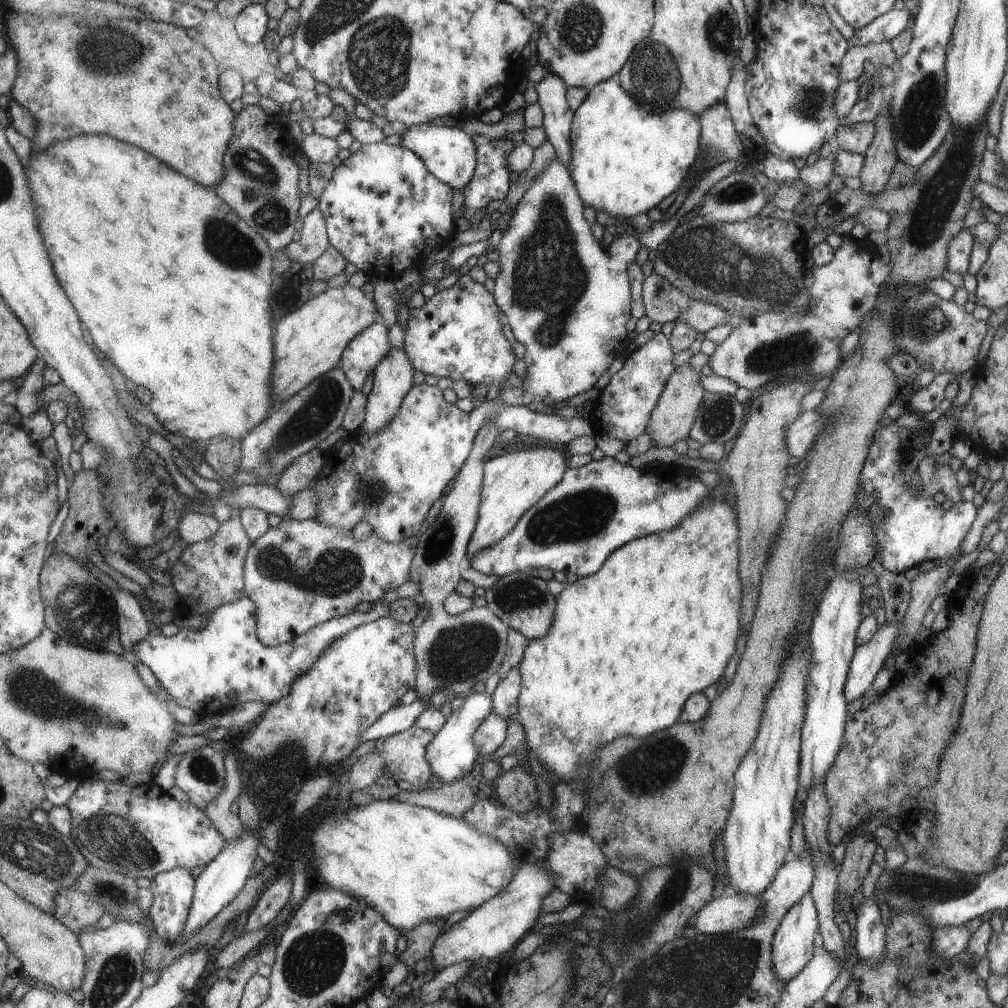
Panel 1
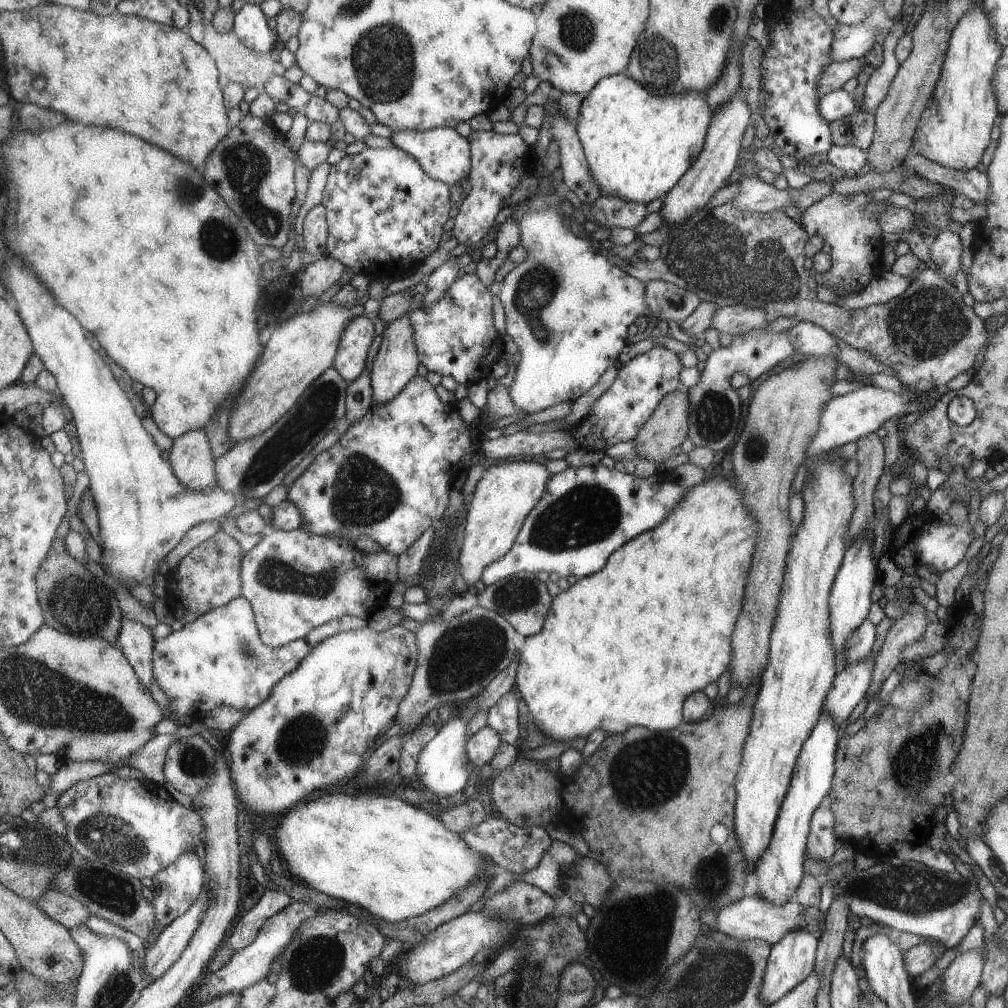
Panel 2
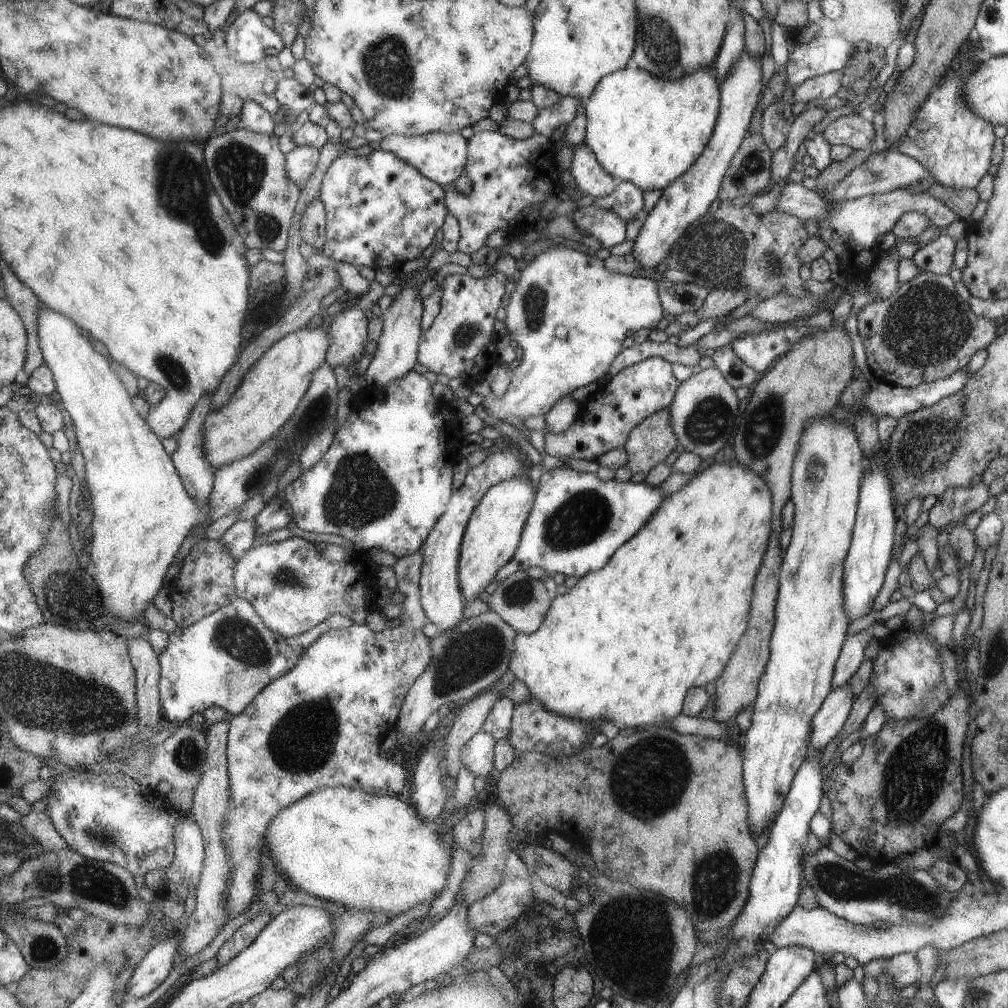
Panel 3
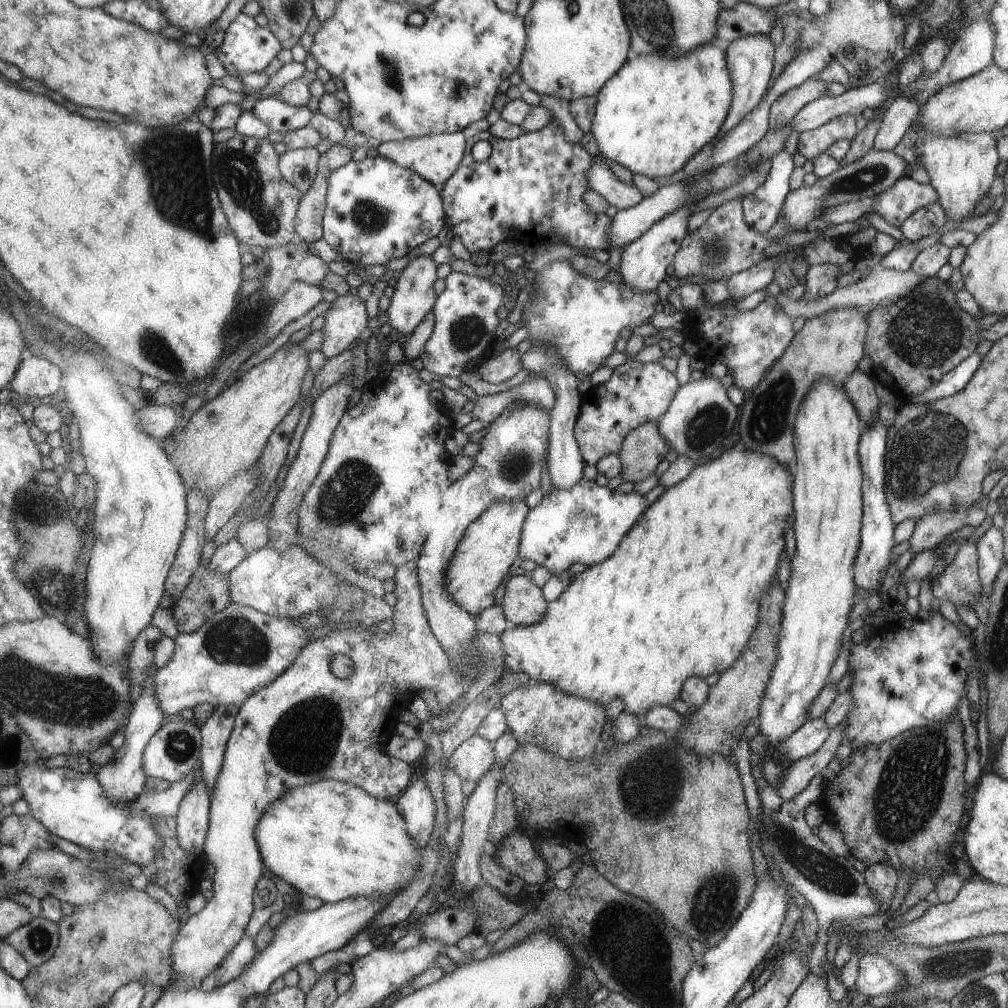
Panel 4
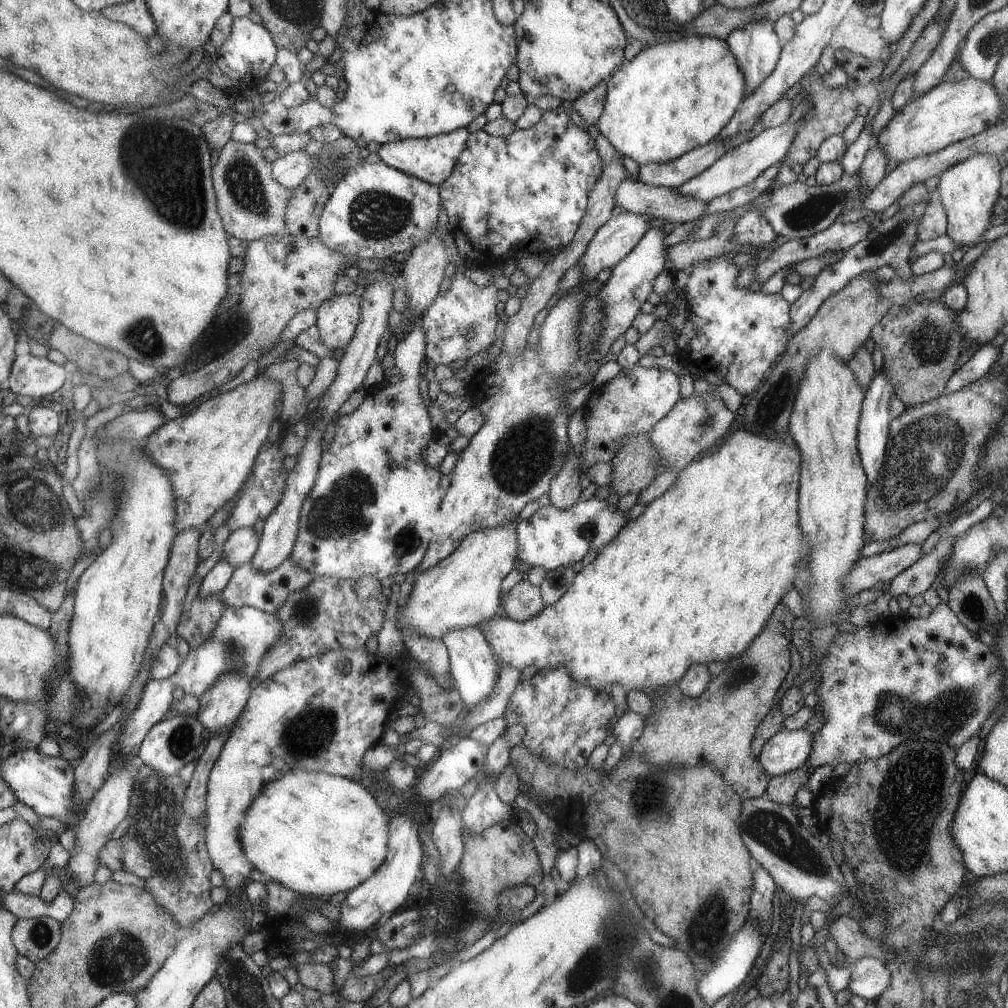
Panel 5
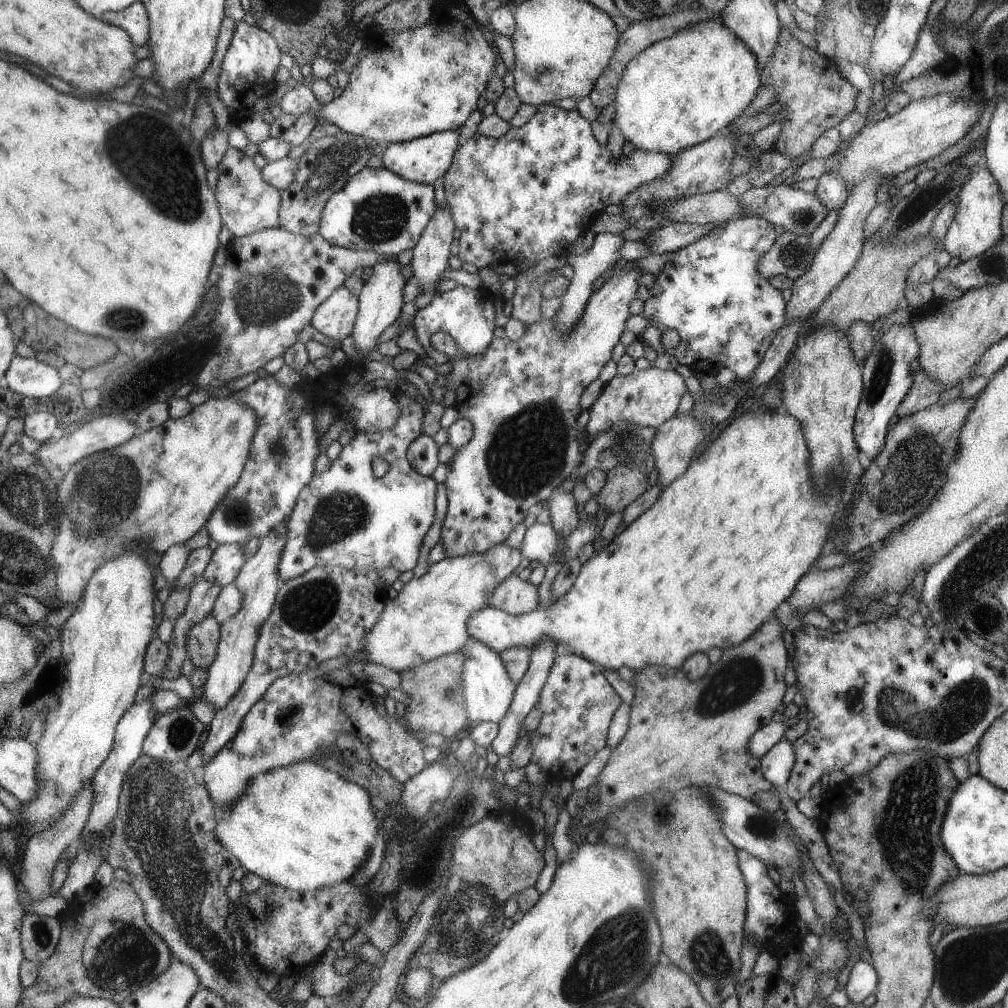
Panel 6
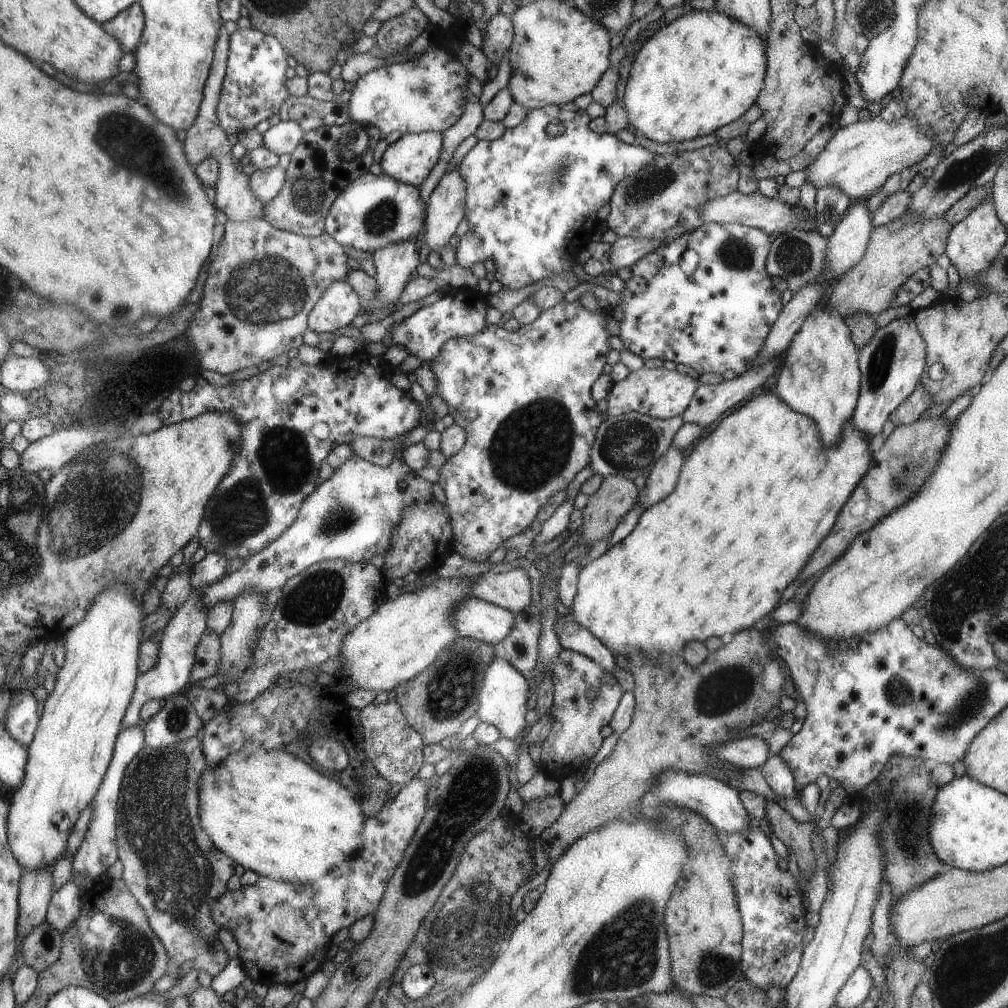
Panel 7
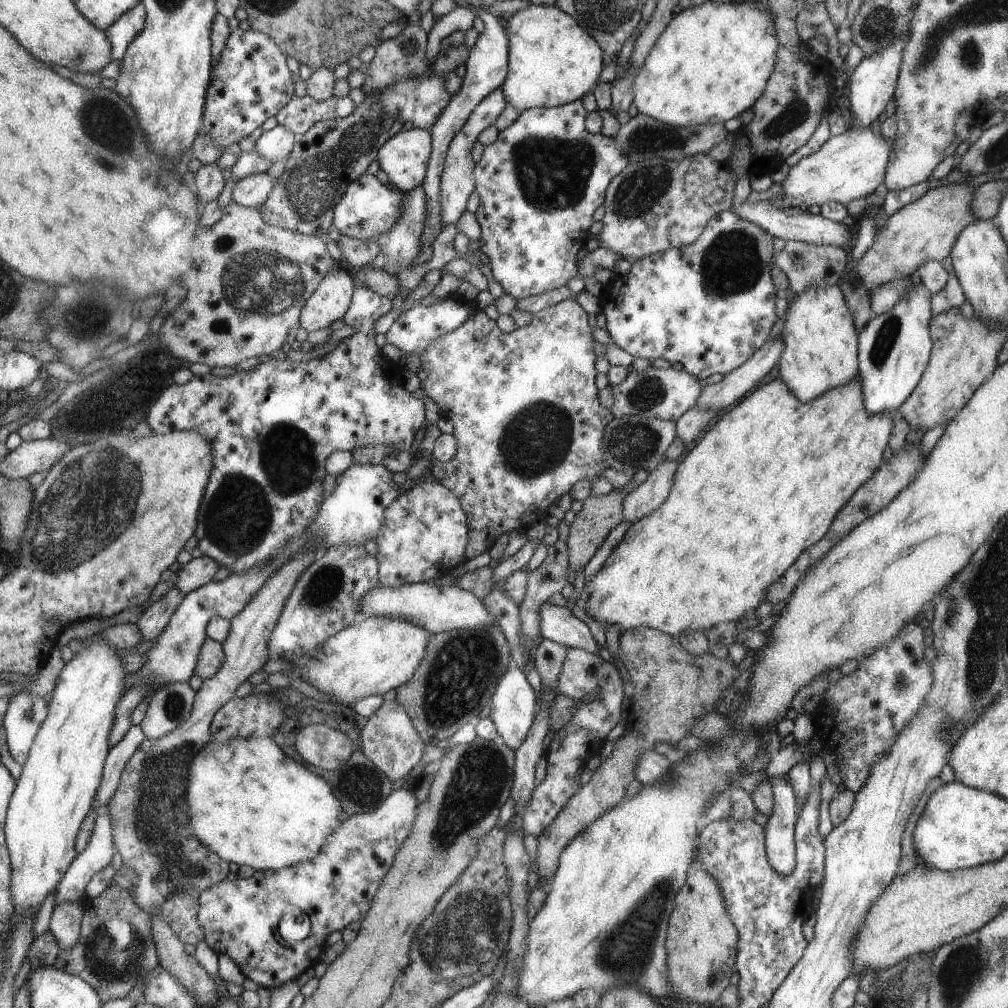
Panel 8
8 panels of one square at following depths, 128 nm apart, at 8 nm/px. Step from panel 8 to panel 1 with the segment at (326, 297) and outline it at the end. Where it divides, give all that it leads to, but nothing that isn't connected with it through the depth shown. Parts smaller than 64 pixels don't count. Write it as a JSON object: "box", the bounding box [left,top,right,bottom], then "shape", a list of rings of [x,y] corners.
{"box":[338,323,391,390],"shape":[[[383,323],[369,324],[358,335],[347,343],[345,350],[342,352],[342,358],[338,362],[338,366],[343,369],[345,378],[354,390],[361,390],[363,382],[367,380],[367,376],[374,371],[375,366],[381,363],[386,354],[390,351],[391,346],[387,342],[387,328]]]}

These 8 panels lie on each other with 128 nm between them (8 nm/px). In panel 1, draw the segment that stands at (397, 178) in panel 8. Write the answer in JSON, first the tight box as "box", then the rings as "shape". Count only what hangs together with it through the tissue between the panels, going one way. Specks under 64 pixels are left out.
{"box":[399,125,477,190],"shape":[[[413,125],[408,126],[402,134],[399,134],[399,144],[407,150],[411,150],[423,161],[423,164],[434,173],[443,184],[451,188],[461,190],[470,182],[477,166],[477,149],[474,140],[461,131],[459,127],[447,128],[447,126]]]}

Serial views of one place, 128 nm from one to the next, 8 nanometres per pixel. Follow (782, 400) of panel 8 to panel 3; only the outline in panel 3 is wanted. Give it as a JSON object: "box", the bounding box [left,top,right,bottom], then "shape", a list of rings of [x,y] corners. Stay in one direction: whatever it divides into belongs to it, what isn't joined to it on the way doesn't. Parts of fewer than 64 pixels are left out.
{"box":[508,462,770,729],"shape":[[[723,462],[714,463],[698,474],[693,473],[686,484],[662,500],[654,515],[642,524],[639,531],[635,532],[629,540],[618,547],[603,568],[578,577],[575,585],[567,589],[567,593],[553,594],[539,628],[529,633],[516,632],[513,638],[513,652],[511,652],[508,669],[513,673],[514,678],[521,680],[527,687],[530,698],[539,702],[547,712],[553,712],[557,716],[575,718],[583,722],[609,721],[616,725],[617,729],[639,727],[643,724],[662,726],[682,712],[682,702],[686,692],[691,687],[704,687],[721,675],[721,670],[725,670],[734,652],[735,644],[746,632],[743,628],[747,622],[747,606],[751,598],[753,576],[759,568],[765,542],[769,536],[770,488],[767,486],[766,481],[757,472],[737,463],[732,465]]]}

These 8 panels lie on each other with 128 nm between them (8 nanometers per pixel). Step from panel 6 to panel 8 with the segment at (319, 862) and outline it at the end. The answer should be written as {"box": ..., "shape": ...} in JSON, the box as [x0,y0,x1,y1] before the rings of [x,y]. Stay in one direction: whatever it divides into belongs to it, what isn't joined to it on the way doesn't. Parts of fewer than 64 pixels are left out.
{"box":[185,736,349,871],"shape":[[[265,736],[233,738],[225,744],[213,744],[209,740],[201,746],[187,768],[185,798],[191,834],[228,863],[249,866],[254,871],[275,871],[313,860],[327,836],[349,817],[347,810],[341,810],[339,800],[323,778],[287,758],[279,746]]]}

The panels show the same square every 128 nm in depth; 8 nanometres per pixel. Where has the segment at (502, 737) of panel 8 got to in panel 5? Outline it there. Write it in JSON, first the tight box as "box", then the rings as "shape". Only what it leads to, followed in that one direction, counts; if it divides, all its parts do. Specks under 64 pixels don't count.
{"box":[440,626,500,710],"shape":[[[474,626],[451,629],[451,632],[447,632],[440,641],[446,645],[446,651],[449,653],[453,686],[459,693],[464,710],[469,710],[479,700],[489,696],[491,688],[495,688],[495,684],[498,683],[500,669],[496,656],[490,649],[490,644],[486,641],[484,634]]]}

